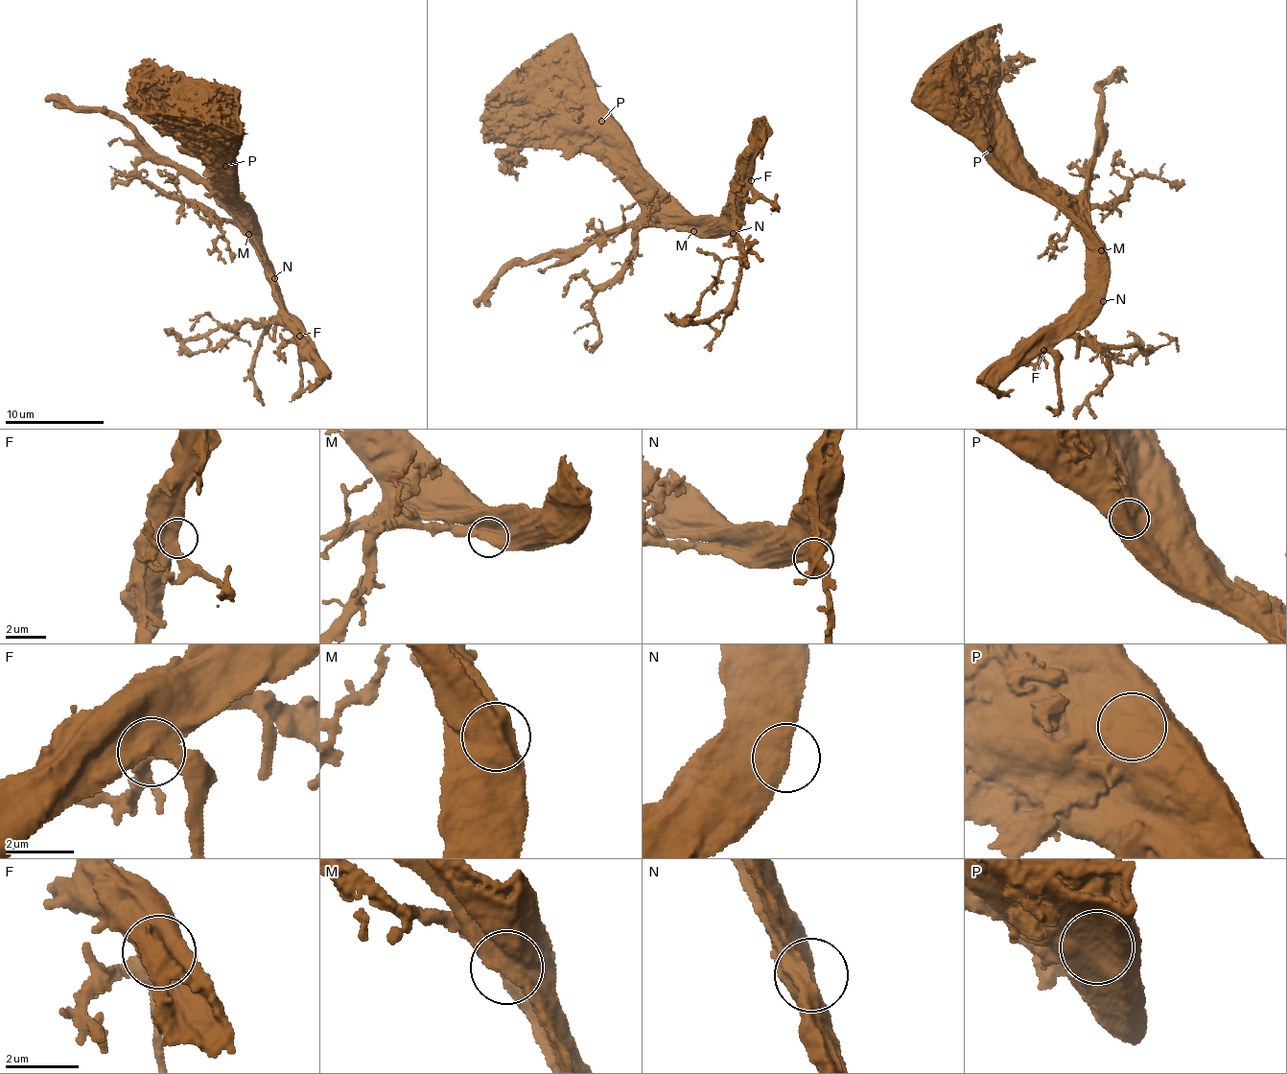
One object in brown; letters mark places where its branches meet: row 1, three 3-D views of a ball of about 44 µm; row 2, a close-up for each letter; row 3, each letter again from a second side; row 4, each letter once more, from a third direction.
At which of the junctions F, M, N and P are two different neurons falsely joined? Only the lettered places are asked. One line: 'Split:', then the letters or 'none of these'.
Split: none of these

